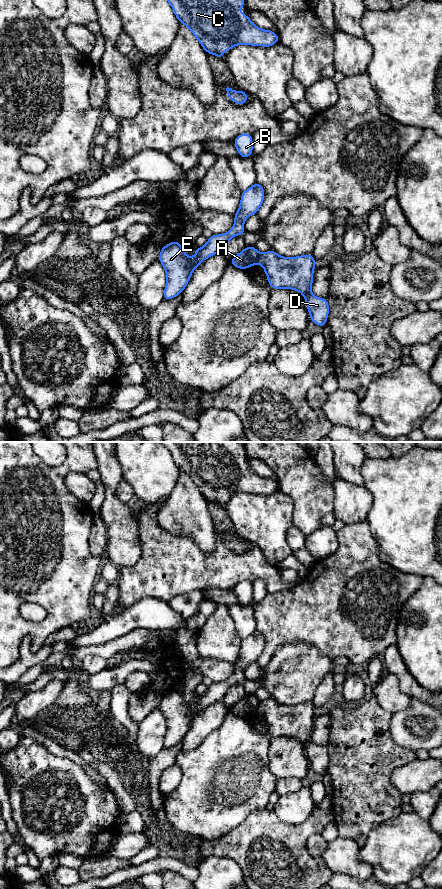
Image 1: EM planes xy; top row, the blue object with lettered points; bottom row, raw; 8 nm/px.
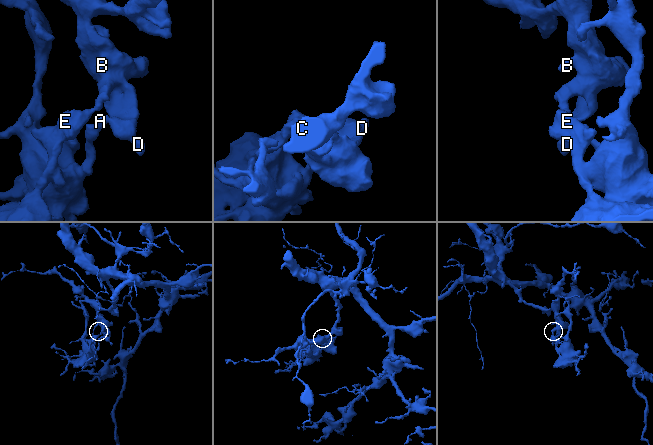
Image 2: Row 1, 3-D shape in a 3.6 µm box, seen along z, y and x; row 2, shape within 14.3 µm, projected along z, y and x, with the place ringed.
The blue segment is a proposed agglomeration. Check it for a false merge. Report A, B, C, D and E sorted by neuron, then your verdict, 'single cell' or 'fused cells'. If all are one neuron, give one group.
A / B C D E | fused cells

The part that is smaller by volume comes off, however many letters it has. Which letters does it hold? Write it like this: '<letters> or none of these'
A

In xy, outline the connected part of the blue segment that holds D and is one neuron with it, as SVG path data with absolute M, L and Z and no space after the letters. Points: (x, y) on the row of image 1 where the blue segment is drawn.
M271 249L260 253L257 263L264 268L271 288L300 292L305 298L310 319L318 326L326 325L329 315L328 301L311 292L316 265L312 254L283 257Z

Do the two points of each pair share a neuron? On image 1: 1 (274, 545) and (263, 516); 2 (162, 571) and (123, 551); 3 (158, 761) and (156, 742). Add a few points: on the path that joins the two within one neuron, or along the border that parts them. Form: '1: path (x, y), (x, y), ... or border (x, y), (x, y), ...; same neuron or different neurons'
1: path (271, 538), (265, 523); same neuron
2: border (139, 535), (140, 558), (132, 565), (119, 569); different neurons
3: border (163, 747), (146, 760); different neurons

